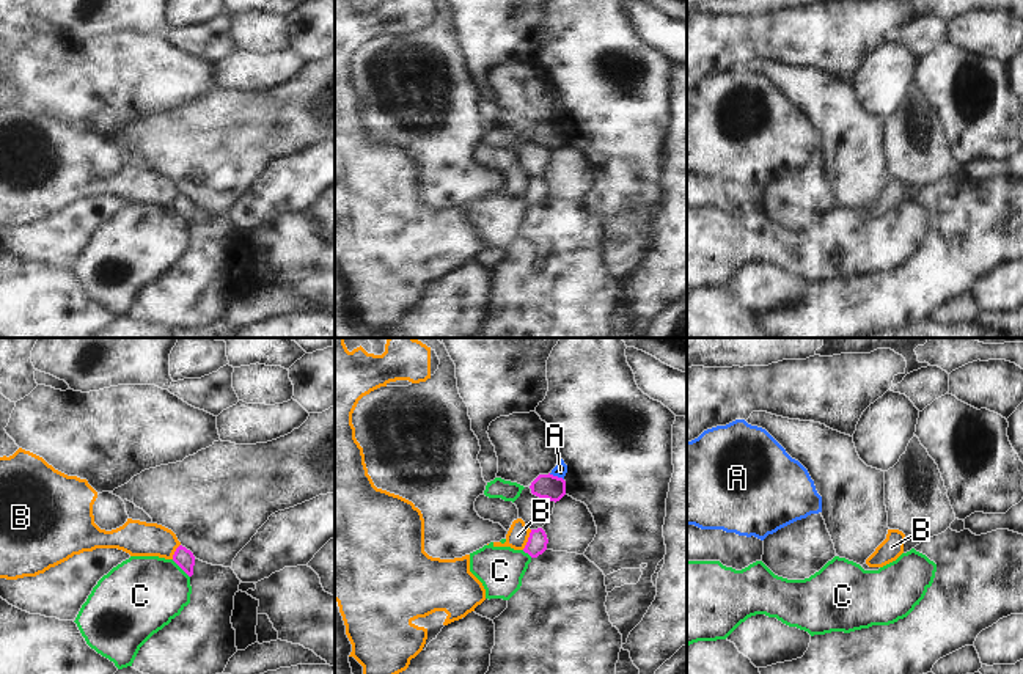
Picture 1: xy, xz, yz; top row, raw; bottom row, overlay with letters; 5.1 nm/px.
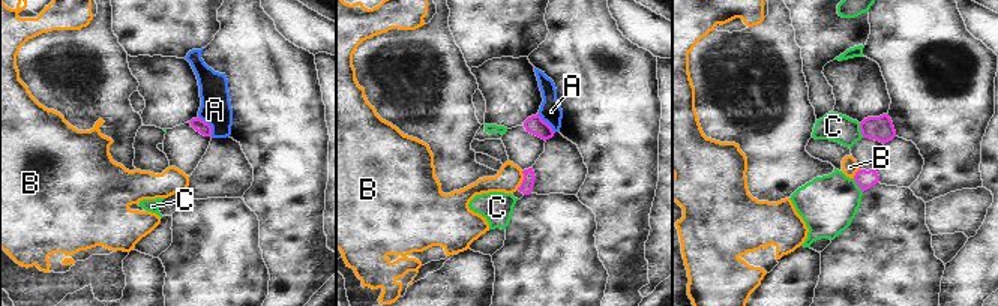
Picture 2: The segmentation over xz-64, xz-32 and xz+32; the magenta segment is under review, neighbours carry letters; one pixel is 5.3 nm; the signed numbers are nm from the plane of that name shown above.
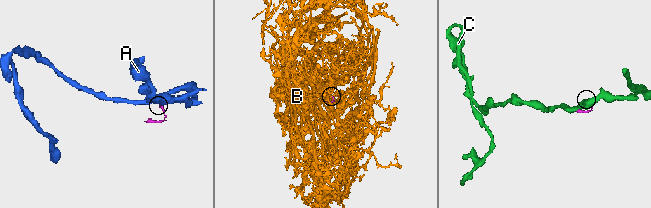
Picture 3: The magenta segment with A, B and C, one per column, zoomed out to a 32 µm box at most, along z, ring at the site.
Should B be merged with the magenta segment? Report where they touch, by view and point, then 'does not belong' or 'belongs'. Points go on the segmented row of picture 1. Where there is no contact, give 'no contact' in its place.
meets magenta in xz at (528, 539); does not belong

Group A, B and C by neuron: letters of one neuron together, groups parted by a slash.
A / B / C

